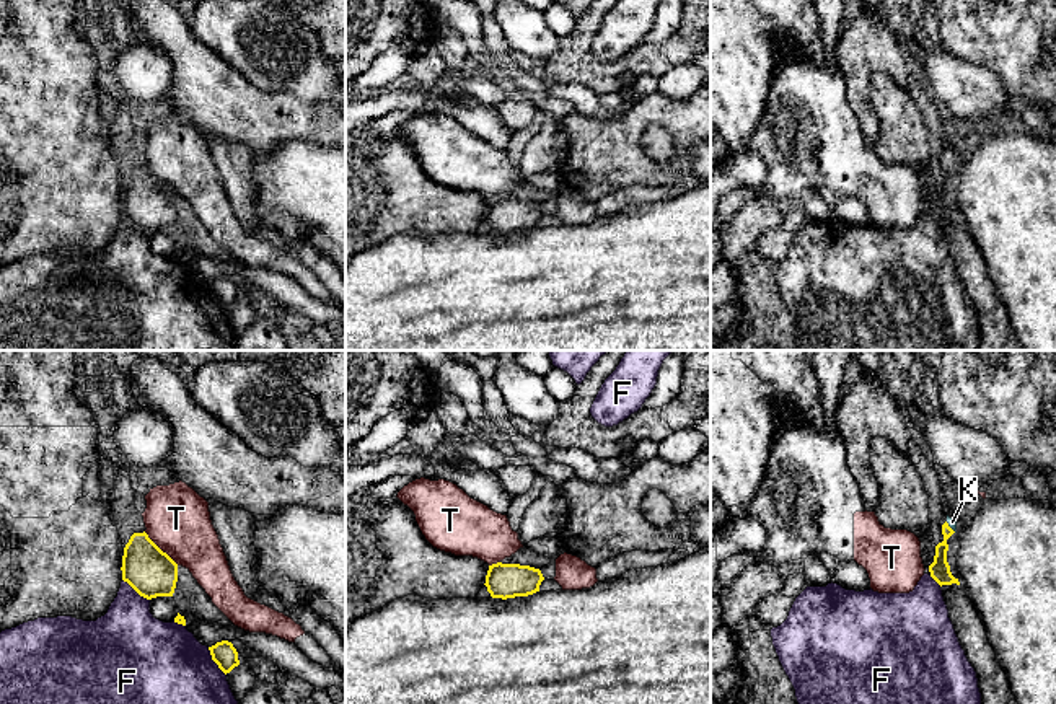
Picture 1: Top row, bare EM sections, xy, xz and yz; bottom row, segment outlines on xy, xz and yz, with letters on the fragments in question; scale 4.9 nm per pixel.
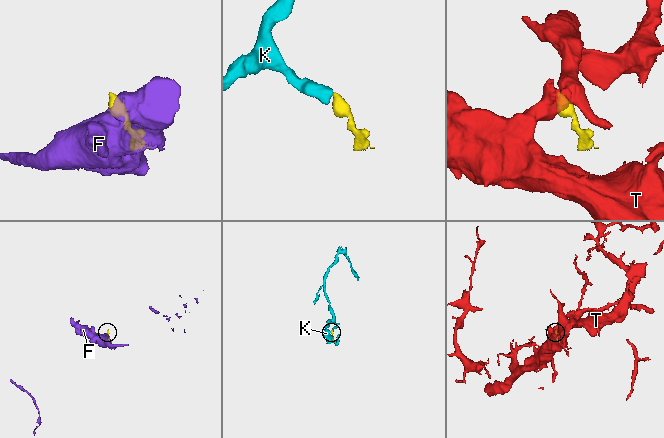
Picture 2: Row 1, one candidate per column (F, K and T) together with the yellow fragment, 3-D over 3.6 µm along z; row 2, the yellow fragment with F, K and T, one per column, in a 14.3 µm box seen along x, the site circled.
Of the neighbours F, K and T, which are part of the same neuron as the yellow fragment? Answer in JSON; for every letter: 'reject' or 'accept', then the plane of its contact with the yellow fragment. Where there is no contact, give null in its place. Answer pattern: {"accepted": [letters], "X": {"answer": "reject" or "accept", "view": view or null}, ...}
{"accepted": ["K"], "F": {"answer": "reject", "view": "xy"}, "K": {"answer": "accept", "view": "yz"}, "T": {"answer": "reject", "view": "xy"}}

